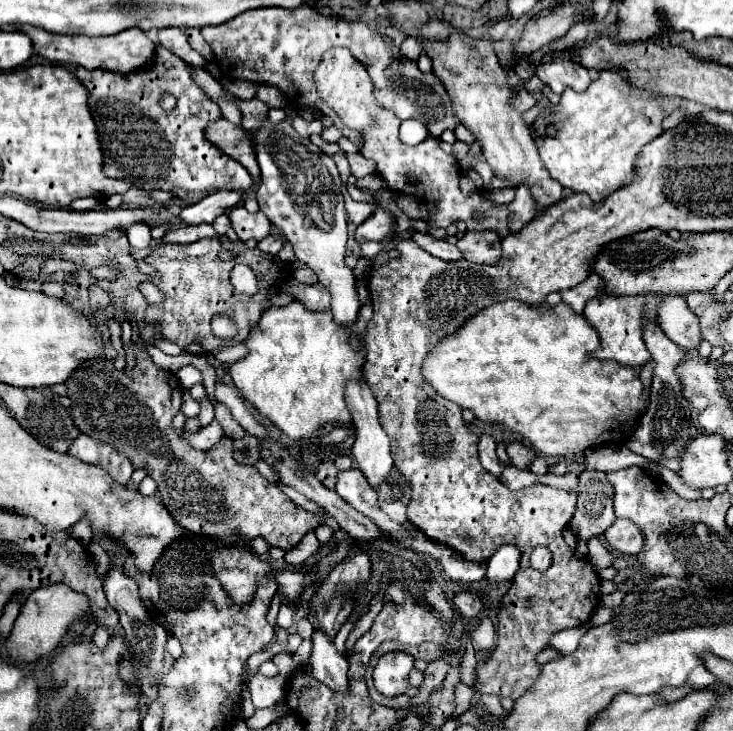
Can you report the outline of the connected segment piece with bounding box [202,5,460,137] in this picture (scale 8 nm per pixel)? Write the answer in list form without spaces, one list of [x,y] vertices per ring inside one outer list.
[[[300,5],[294,11],[268,7],[242,13],[224,25],[202,29],[202,35],[212,47],[218,65],[228,71],[230,77],[278,87],[292,105],[314,105],[322,109],[312,79],[314,69],[328,49],[346,47],[366,67],[374,83],[376,101],[394,111],[396,117],[422,121],[434,137],[440,137],[446,129],[456,129],[460,125],[442,81],[432,73],[420,73],[412,61],[404,63],[400,49],[394,47],[388,37],[368,31],[368,25],[362,21],[346,23],[338,17],[324,17],[310,5]]]

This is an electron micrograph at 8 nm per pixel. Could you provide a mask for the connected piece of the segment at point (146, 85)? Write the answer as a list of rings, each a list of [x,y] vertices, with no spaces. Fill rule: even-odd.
[[[156,45],[156,55],[152,63],[128,75],[118,75],[104,69],[88,71],[84,67],[78,67],[74,75],[90,91],[90,107],[98,125],[98,135],[104,153],[104,173],[108,177],[128,179],[138,189],[164,189],[180,199],[186,199],[188,203],[196,203],[200,197],[222,189],[248,191],[254,185],[250,173],[238,161],[232,161],[230,157],[220,153],[212,143],[206,141],[204,127],[220,117],[220,107],[214,101],[210,101],[206,93],[194,83],[192,67],[180,61],[180,57],[176,57],[162,45]],[[166,93],[176,97],[176,107],[170,111],[164,111],[160,107],[160,101]]]

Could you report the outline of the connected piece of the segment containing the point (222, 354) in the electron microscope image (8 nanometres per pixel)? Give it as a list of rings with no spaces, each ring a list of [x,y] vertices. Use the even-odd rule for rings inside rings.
[[[244,343],[236,344],[232,347],[217,349],[213,352],[215,358],[223,363],[232,364],[238,359],[245,357],[249,353]]]

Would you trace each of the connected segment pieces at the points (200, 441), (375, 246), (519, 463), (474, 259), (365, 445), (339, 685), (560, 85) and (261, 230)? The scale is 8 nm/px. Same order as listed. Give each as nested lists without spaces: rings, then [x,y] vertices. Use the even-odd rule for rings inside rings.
[[[214,419],[210,425],[202,427],[202,429],[196,431],[196,433],[190,433],[190,431],[184,427],[184,429],[182,429],[182,437],[184,437],[192,447],[196,447],[196,449],[210,449],[210,447],[214,447],[214,445],[224,437],[224,431],[222,431],[220,423]]]
[[[366,241],[366,243],[362,243],[360,247],[360,253],[364,259],[374,259],[374,257],[386,247],[386,243],[384,243],[384,241]]]
[[[510,443],[506,447],[506,453],[510,457],[510,461],[518,467],[518,469],[528,469],[530,461],[534,459],[534,451],[530,447],[526,447],[524,443]]]
[[[468,231],[458,239],[456,247],[470,263],[496,265],[502,255],[500,237],[494,231]]]
[[[348,381],[346,389],[346,403],[352,413],[352,421],[356,425],[356,441],[352,445],[352,455],[358,463],[358,469],[364,473],[368,483],[372,485],[374,491],[380,489],[384,481],[388,481],[388,473],[392,473],[392,455],[390,455],[390,439],[386,431],[378,423],[378,409],[376,401],[372,397],[372,391],[368,389],[366,381]]]
[[[314,629],[312,633],[312,653],[310,653],[308,665],[312,675],[324,685],[332,687],[334,691],[348,689],[348,679],[346,679],[348,661],[334,647],[334,639],[322,633],[320,629]]]
[[[554,57],[536,67],[536,75],[548,85],[556,95],[562,95],[564,89],[584,91],[590,85],[590,73],[570,57]]]
[[[234,207],[228,213],[228,217],[230,217],[232,229],[240,237],[240,241],[248,241],[248,239],[262,241],[270,233],[270,221],[262,211],[248,213],[244,207]]]

